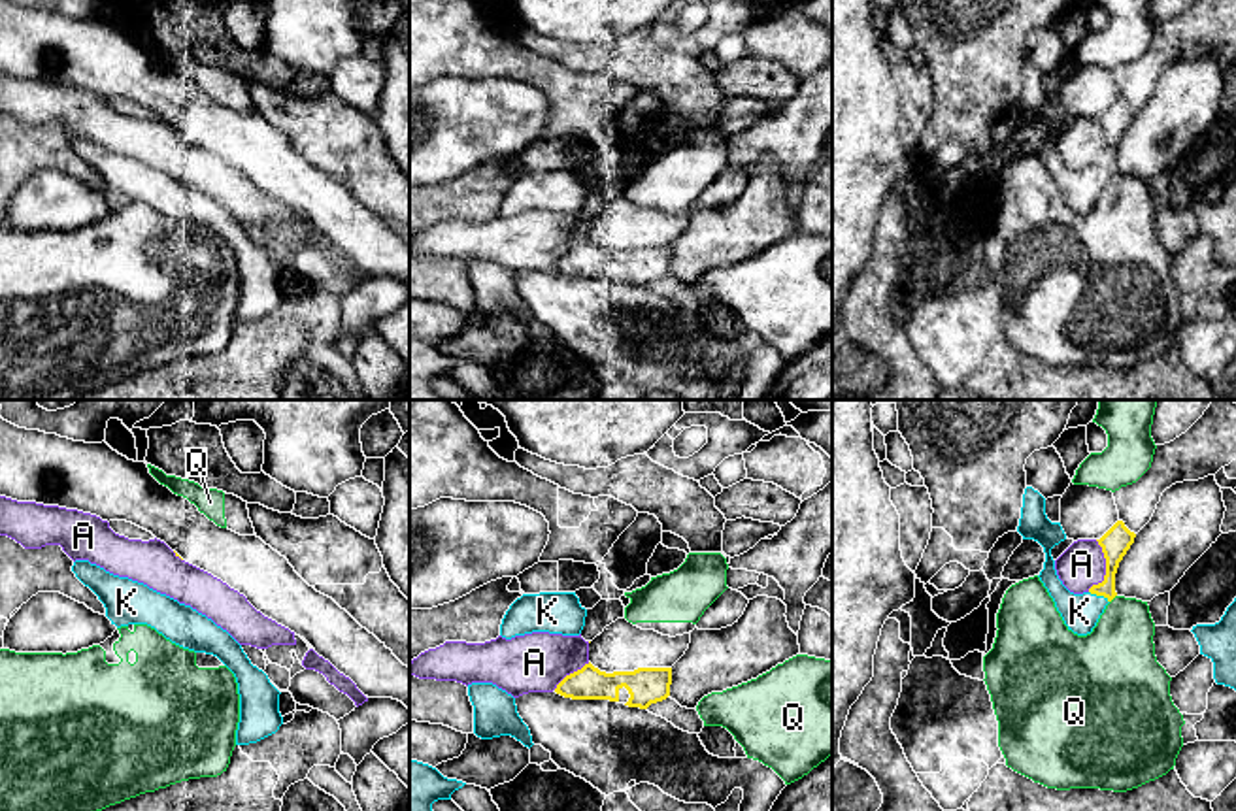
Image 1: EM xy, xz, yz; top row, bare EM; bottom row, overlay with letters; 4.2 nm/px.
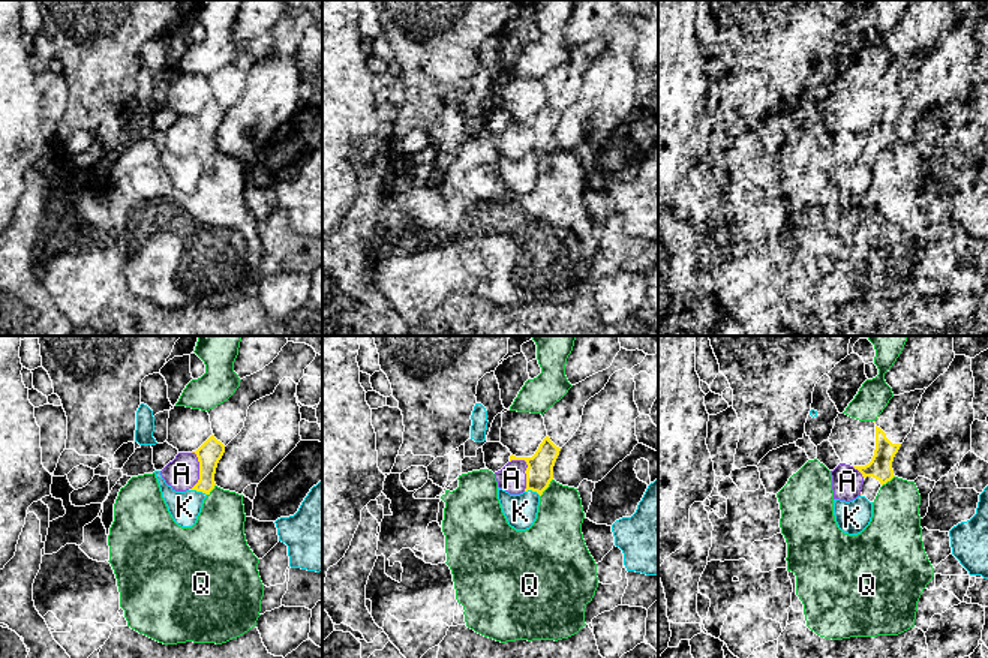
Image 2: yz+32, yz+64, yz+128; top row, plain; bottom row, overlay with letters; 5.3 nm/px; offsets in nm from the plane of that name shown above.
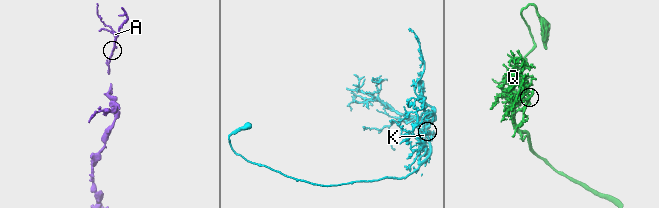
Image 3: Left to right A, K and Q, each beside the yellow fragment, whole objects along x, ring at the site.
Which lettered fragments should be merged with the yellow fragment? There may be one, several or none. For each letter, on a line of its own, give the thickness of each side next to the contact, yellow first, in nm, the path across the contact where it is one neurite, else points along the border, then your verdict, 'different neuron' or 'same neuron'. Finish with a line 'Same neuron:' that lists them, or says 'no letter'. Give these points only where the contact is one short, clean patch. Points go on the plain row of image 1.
A: 120 nm thick on the yellow side, 190 nm on the other; different neuron
K: 120 nm thick on the yellow side, 160 nm on the other; different neuron
Q: 120 nm thick on the yellow side, 300 nm on the other; different neuron
Same neuron: no letter

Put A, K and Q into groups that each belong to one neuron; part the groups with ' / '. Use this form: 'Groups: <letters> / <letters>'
Groups: A / K / Q

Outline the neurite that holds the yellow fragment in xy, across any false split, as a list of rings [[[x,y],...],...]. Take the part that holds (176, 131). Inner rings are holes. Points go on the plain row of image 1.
[[[0,0],[0,74],[77,87],[102,98],[126,98],[164,119],[175,134],[211,151],[247,175],[264,194],[304,215],[319,234],[349,255],[368,275],[393,275],[409,287],[409,245],[332,175],[309,164],[257,113],[217,104],[187,75],[160,62],[145,40],[134,40],[106,19],[85,21]]]

